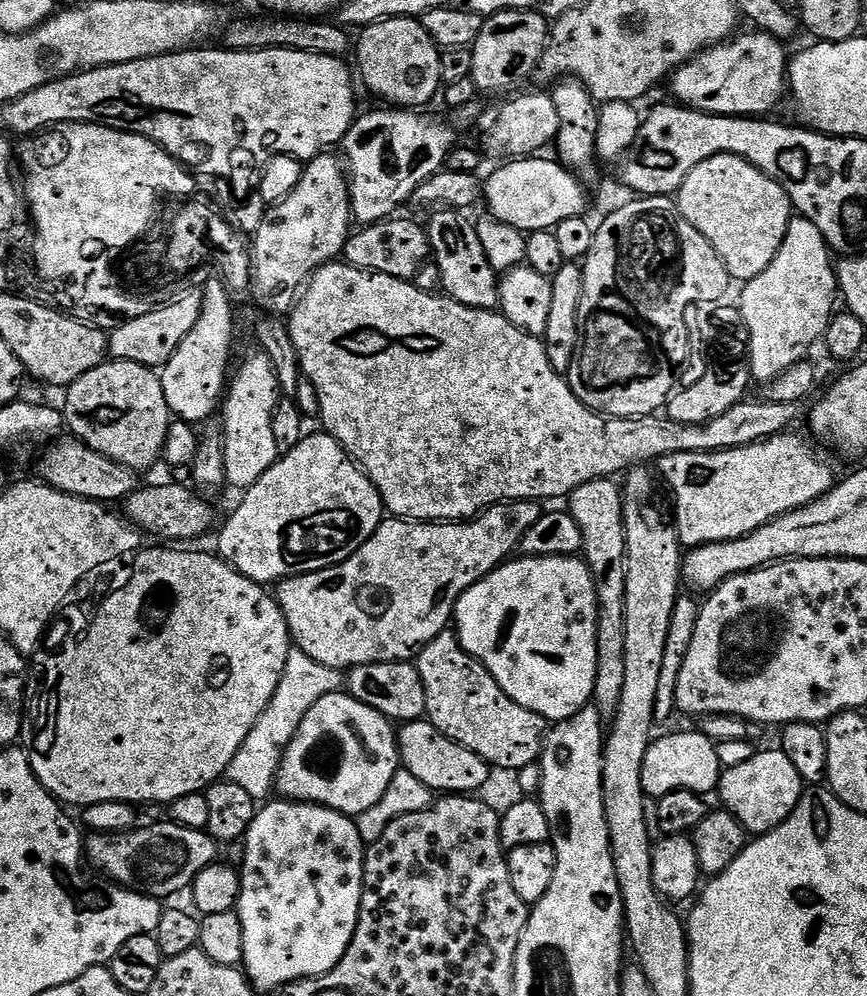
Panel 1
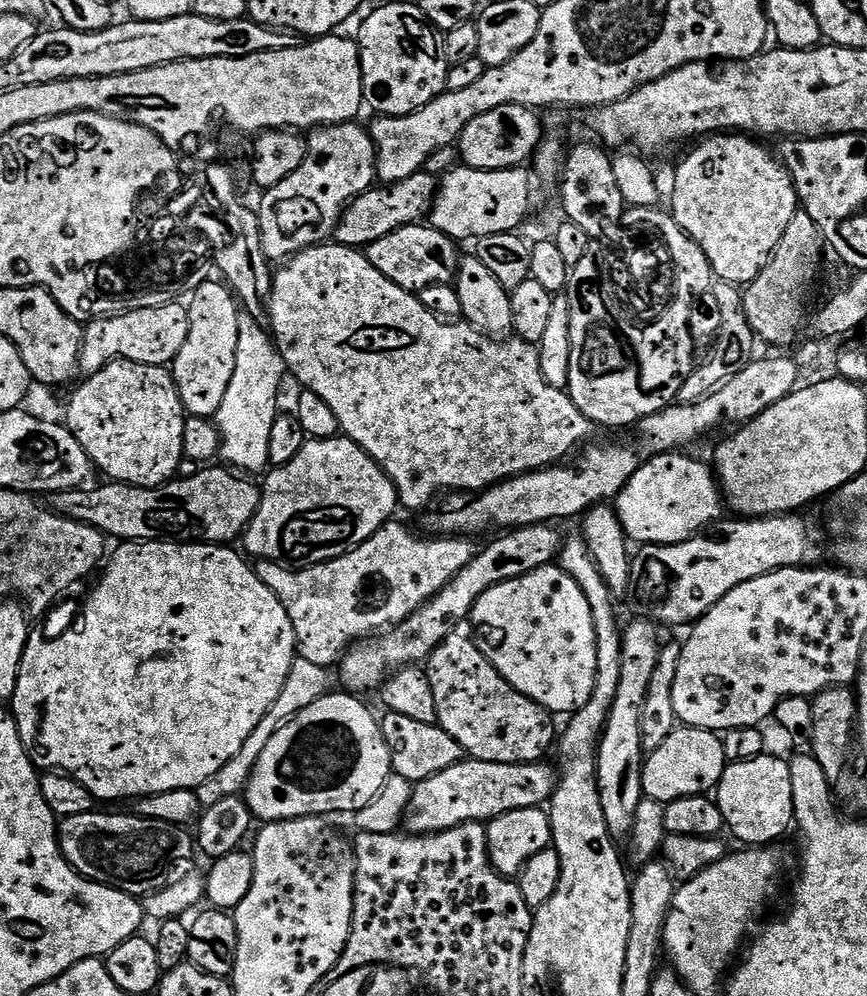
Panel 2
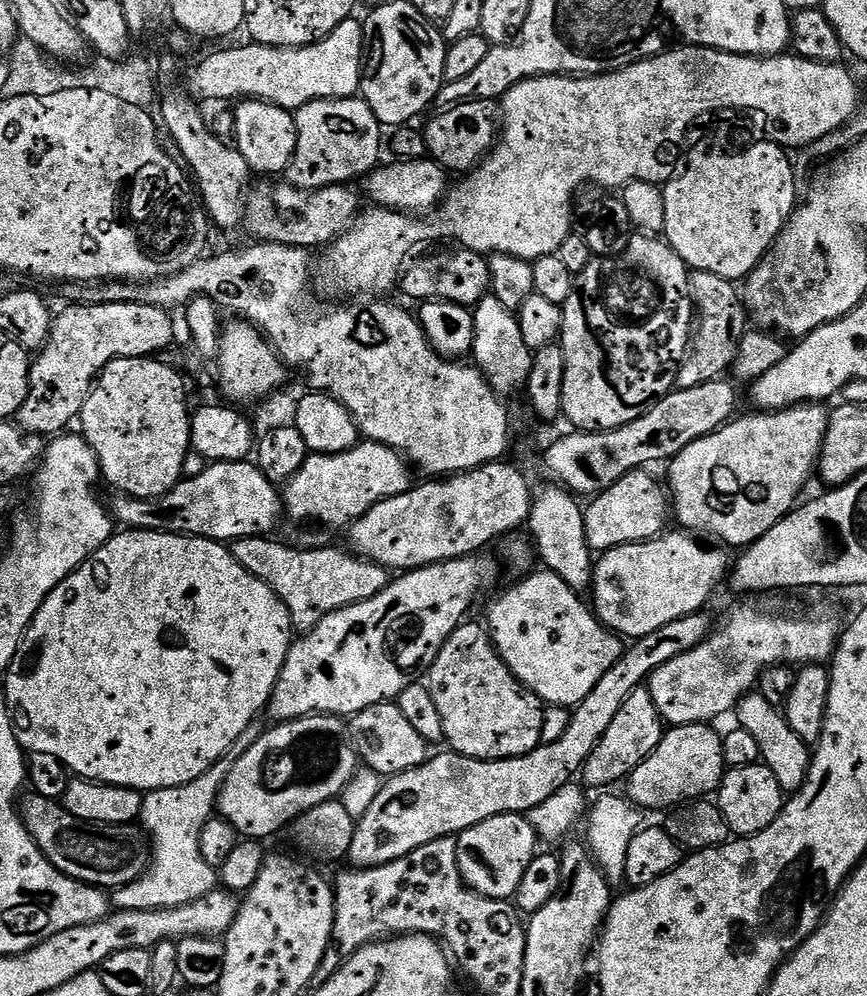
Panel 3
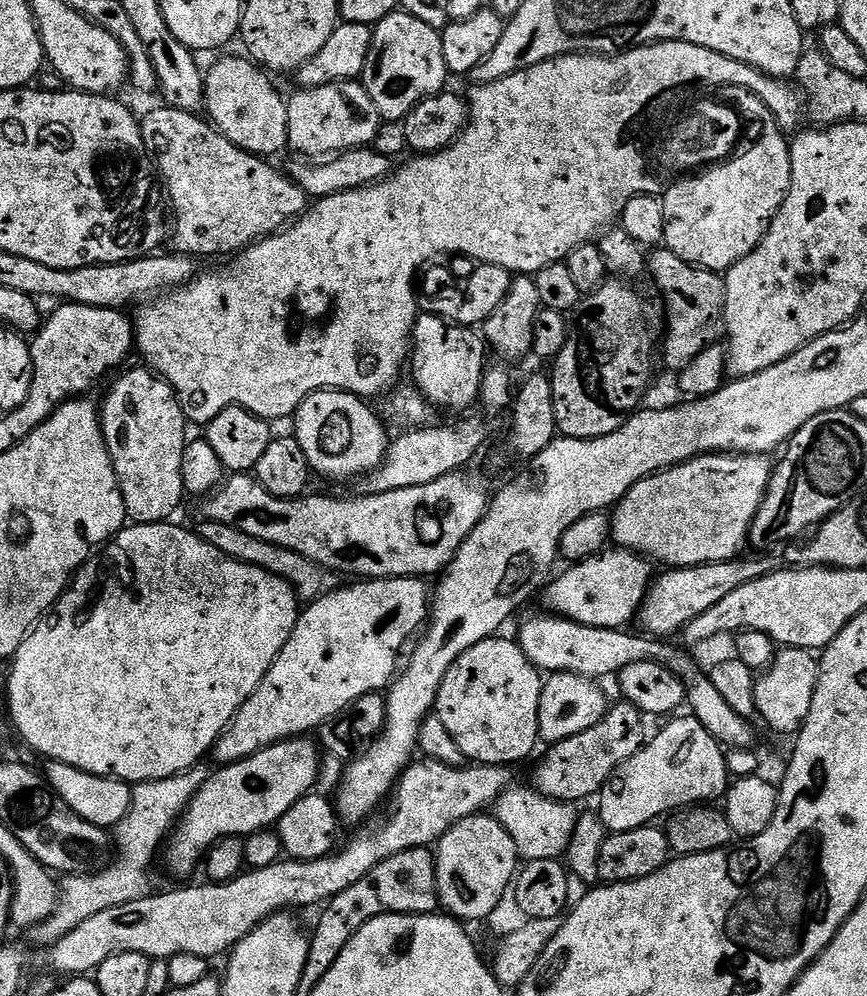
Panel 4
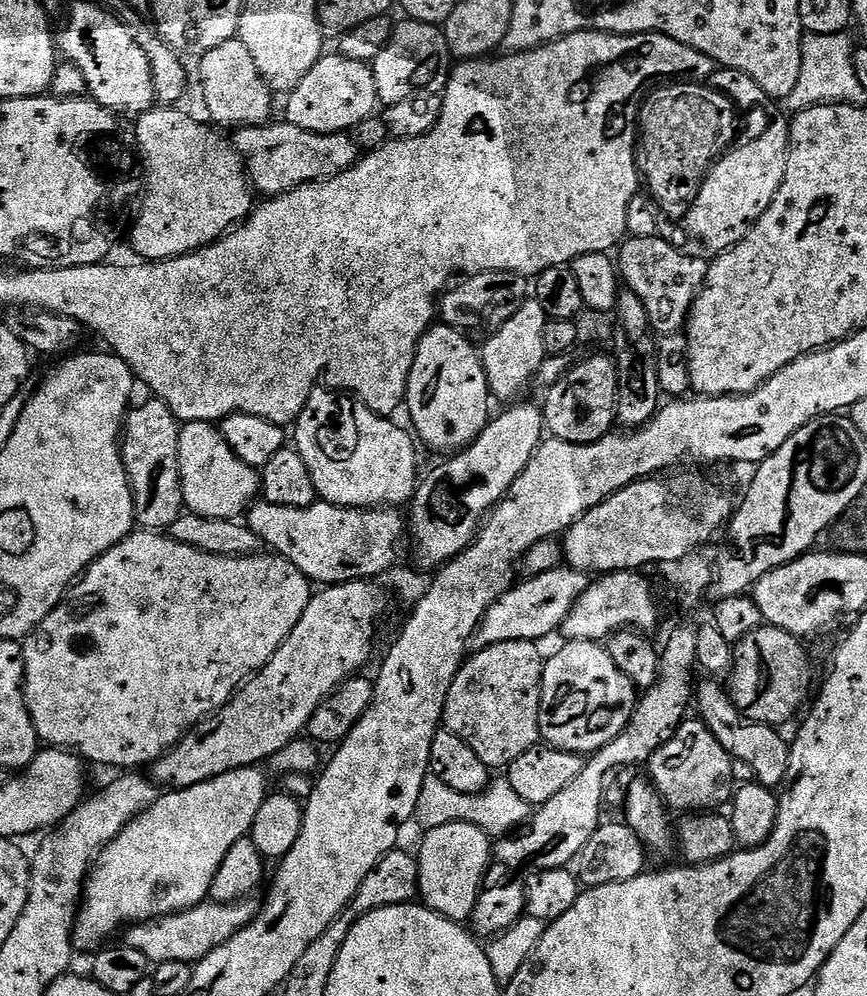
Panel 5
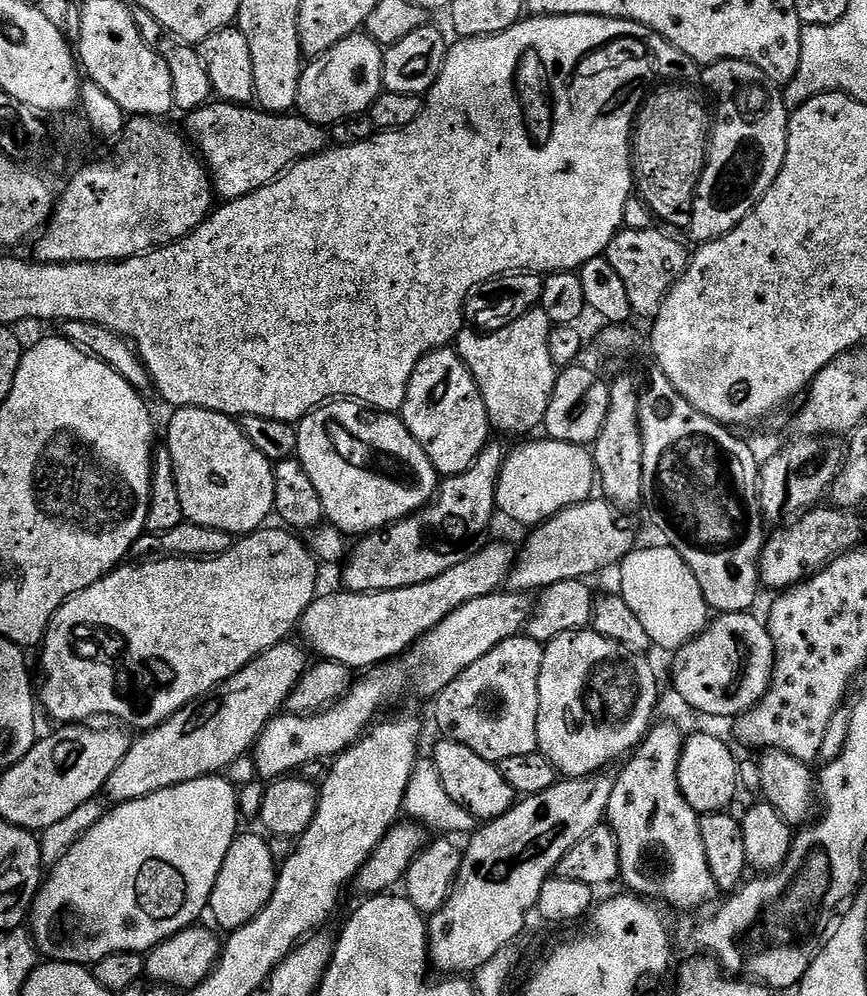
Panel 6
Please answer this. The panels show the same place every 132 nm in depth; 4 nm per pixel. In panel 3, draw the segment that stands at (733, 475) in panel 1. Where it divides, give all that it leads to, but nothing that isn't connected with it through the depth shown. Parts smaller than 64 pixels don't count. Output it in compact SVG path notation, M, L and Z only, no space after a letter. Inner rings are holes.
M651 471L627 472L621 480L587 501L584 508L586 542L592 547L593 553L603 554L623 544L643 544L646 540L655 540L669 527L669 493L665 485L661 481L659 484L648 472Z

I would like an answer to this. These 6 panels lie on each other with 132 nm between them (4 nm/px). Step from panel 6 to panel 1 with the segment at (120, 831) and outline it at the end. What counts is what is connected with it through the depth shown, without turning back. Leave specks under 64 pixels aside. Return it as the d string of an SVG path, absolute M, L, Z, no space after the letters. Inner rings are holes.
M337 690L318 698L318 702L310 706L310 714L302 718L302 726L292 733L292 741L284 752L276 775L275 791L287 799L303 800L305 804L323 804L325 808L356 818L371 813L382 794L386 794L400 767L400 745L393 721L378 710L358 702L347 691Z

